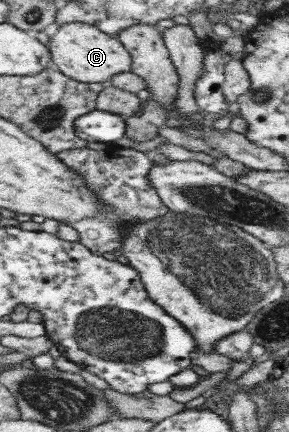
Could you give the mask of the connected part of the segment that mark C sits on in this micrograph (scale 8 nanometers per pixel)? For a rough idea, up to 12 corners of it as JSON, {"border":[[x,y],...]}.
{"border":[[91,24],[62,25],[49,41],[54,67],[107,85],[132,72],[132,54]]}

